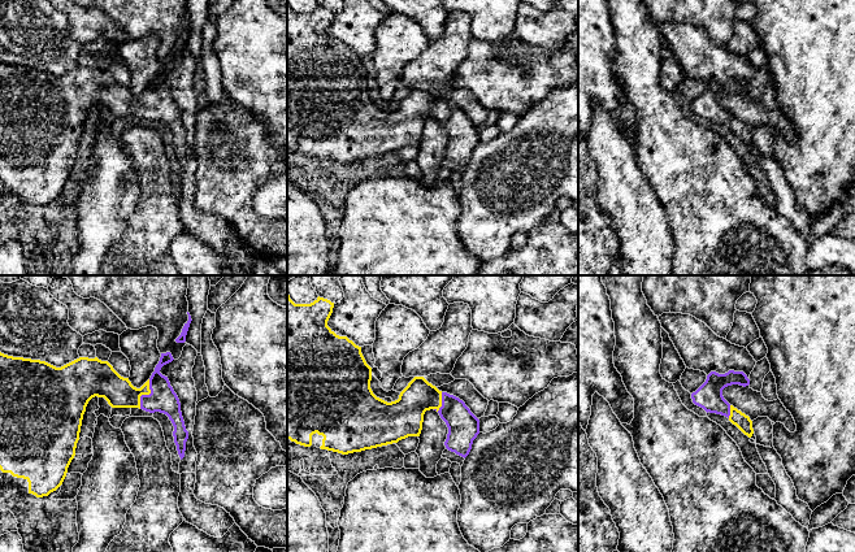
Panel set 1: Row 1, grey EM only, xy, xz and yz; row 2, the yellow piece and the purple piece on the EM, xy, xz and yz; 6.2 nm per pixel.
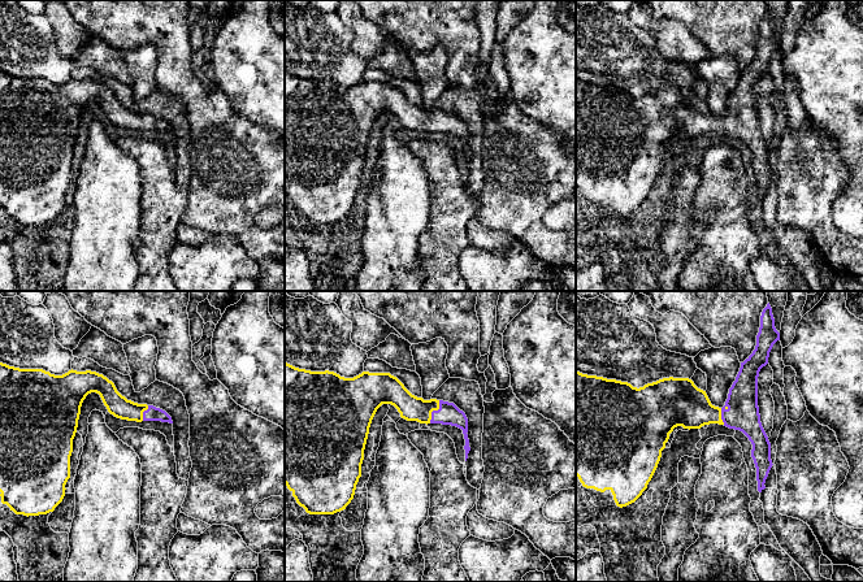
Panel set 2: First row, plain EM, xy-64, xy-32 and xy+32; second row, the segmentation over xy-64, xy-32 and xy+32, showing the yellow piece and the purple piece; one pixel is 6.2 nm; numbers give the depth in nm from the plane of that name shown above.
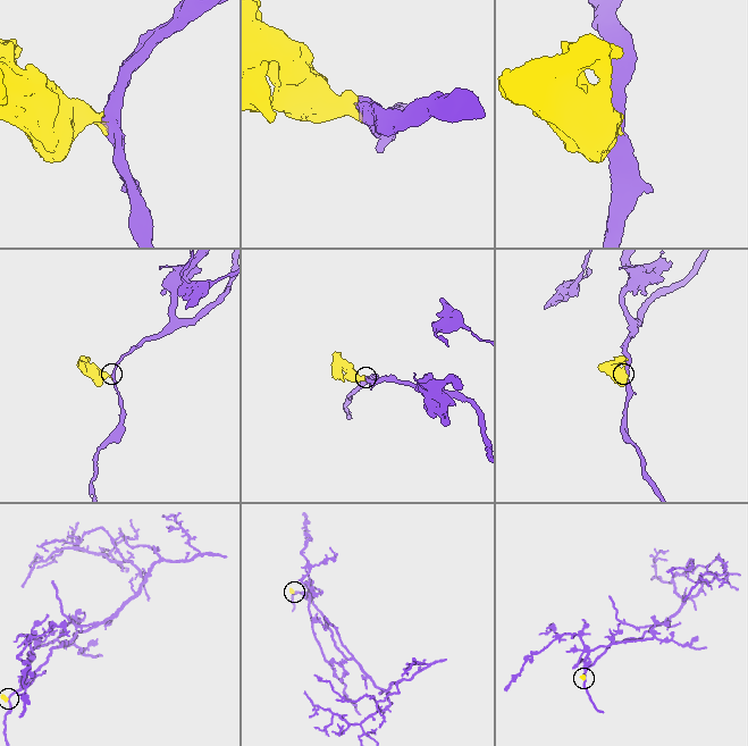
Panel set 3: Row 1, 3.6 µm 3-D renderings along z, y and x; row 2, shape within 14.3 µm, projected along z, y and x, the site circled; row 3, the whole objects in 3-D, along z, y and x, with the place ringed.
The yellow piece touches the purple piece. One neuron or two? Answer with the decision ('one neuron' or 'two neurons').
one neuron

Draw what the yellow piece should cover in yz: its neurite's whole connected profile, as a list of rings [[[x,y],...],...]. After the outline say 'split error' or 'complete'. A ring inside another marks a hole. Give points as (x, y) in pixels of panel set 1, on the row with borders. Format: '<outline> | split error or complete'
[[[729,370],[725,374],[711,371],[706,382],[691,394],[693,403],[707,413],[716,413],[729,418],[745,435],[752,436],[752,421],[748,416],[730,405],[722,396],[722,390],[732,384],[748,386],[750,379],[743,371]]] | split error

